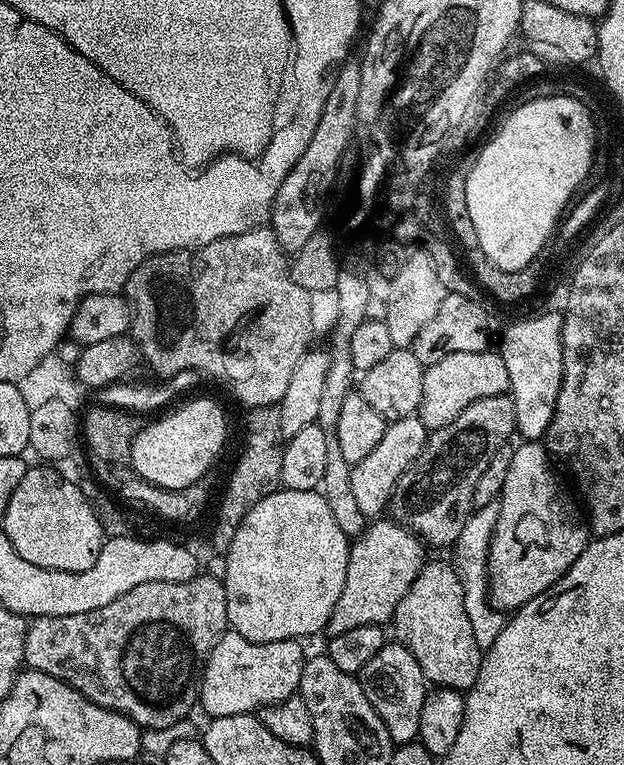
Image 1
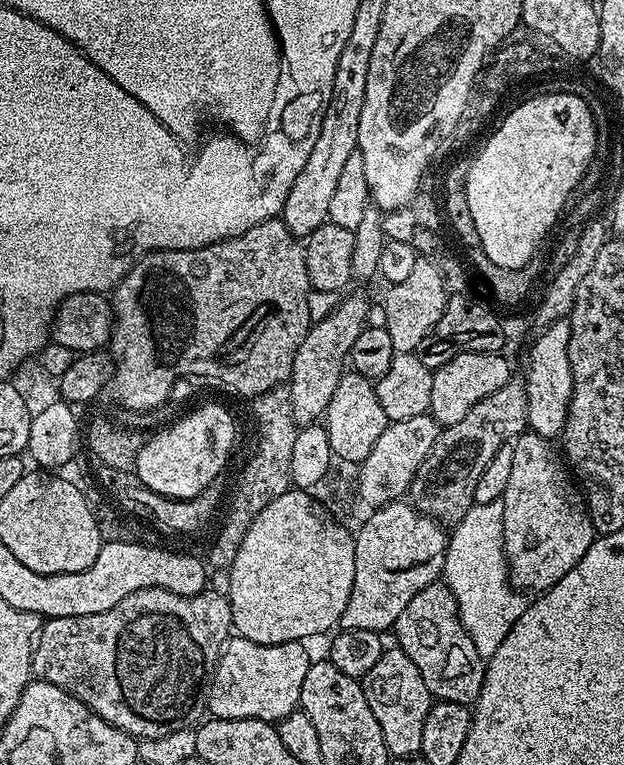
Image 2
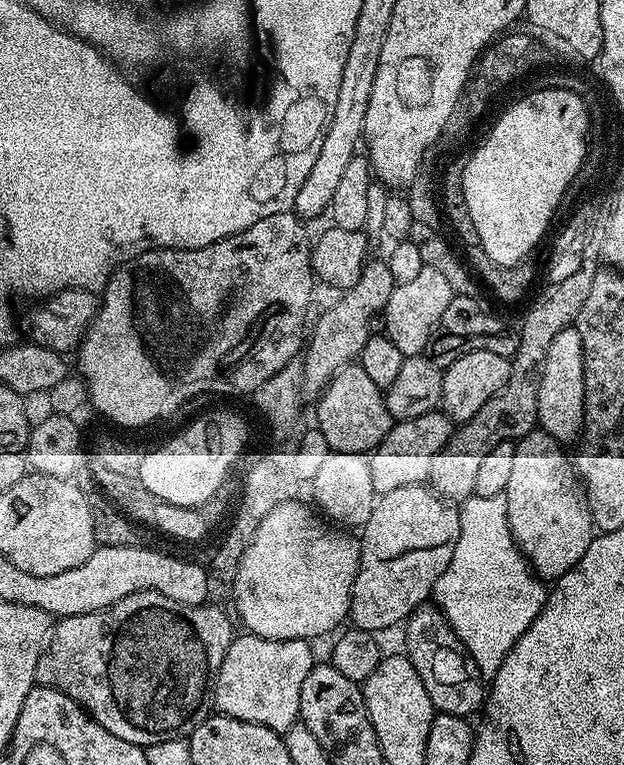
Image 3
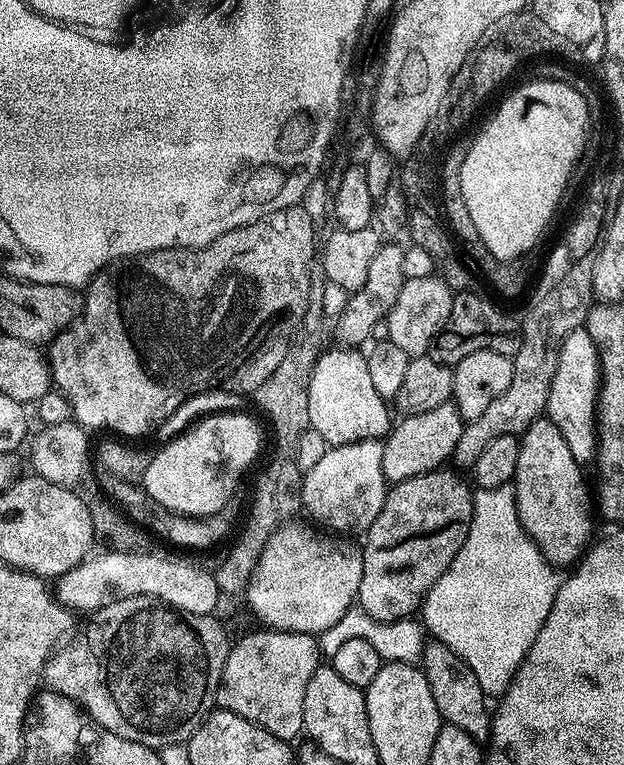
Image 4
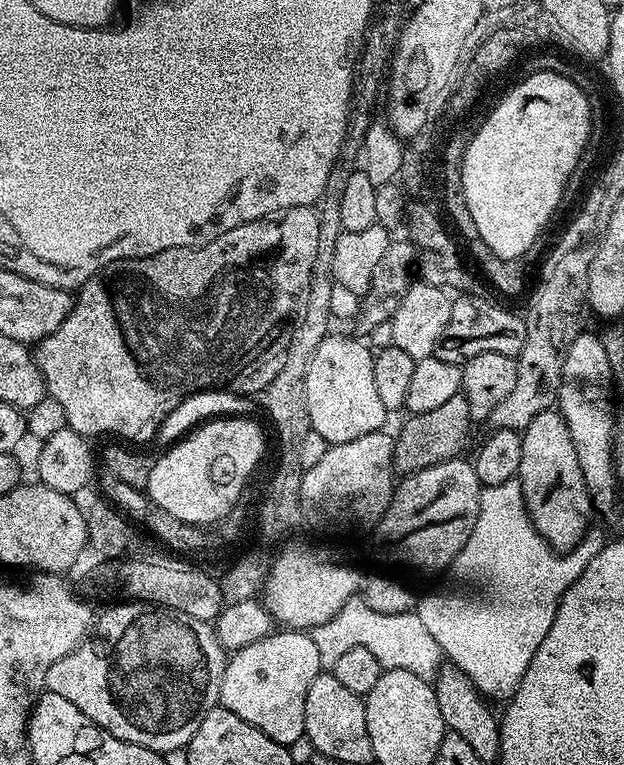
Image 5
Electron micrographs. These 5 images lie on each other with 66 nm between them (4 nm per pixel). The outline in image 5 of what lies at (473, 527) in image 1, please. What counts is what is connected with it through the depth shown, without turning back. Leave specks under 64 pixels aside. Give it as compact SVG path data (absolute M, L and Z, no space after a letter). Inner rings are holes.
M519 479L489 488L481 487L478 522L474 522L474 530L470 530L466 546L462 546L450 569L456 588L449 592L432 592L425 600L423 597L419 601L418 613L422 623L430 630L441 653L471 678L477 690L489 701L507 701L520 688L522 674L526 674L526 666L530 666L534 650L538 650L538 646L542 646L542 638L550 634L550 626L554 626L554 614L564 592L579 578L582 570L586 570L590 558L594 558L605 543L606 536L592 526L584 533L578 547L567 554L558 554L532 525Z

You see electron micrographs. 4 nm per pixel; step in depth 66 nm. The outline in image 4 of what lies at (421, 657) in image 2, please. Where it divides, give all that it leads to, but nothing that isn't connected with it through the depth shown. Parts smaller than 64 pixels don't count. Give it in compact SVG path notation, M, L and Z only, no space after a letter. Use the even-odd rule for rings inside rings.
M439 642L423 645L422 667L424 676L430 682L430 694L434 694L434 706L438 706L438 714L445 724L458 726L458 730L466 730L470 738L478 742L487 741L490 735L490 712L484 709L486 697L482 686L478 686L478 678L474 678L474 670L466 666L458 654L454 654L447 645Z

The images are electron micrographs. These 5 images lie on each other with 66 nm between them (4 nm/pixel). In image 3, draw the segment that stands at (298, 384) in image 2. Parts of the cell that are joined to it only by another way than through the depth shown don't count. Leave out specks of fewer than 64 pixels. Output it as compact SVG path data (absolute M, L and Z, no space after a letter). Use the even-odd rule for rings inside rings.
M369 259L364 265L362 274L354 286L343 289L335 306L319 313L310 328L306 347L302 352L304 365L304 395L308 398L319 397L324 387L334 378L334 374L353 358L359 357L362 346L369 338L369 319L375 312L383 312L387 306L396 279L390 274L387 259ZM313 327L313 328L312 328ZM312 332L312 337L311 336ZM309 339L309 340L308 340ZM308 348L308 349L307 349Z

